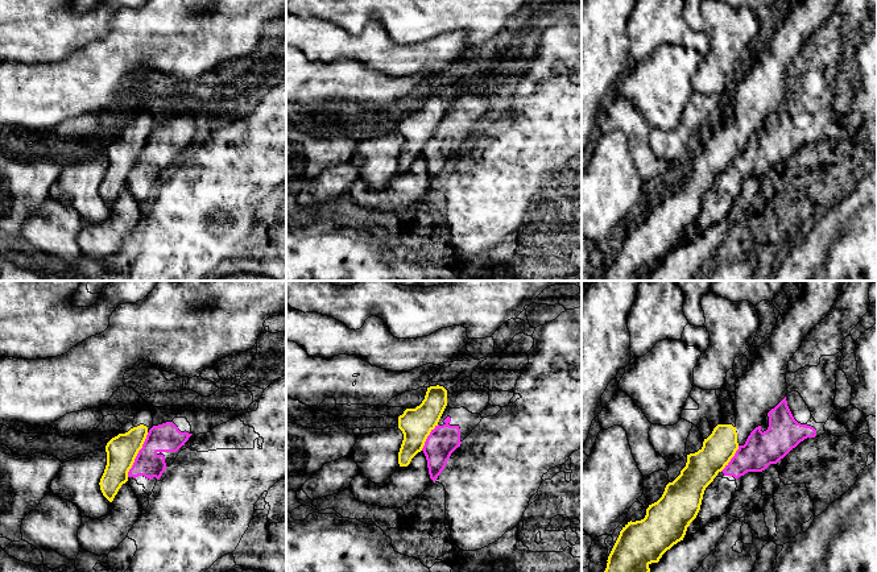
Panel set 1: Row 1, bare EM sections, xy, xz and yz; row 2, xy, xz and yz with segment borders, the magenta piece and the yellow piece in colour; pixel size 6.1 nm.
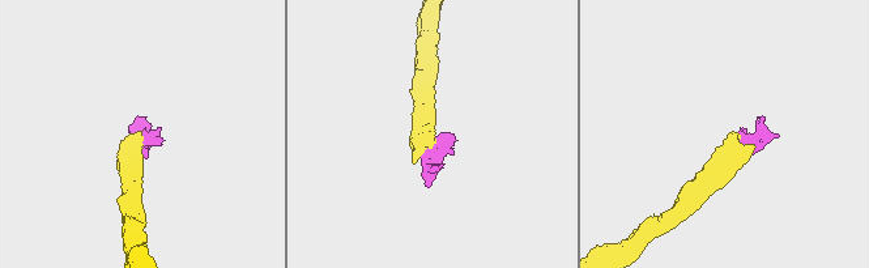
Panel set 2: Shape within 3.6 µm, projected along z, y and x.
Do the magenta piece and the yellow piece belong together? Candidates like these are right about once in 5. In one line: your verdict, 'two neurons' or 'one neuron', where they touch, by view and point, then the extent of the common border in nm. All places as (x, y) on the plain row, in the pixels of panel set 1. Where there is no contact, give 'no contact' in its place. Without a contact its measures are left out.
two neurons | xy (137, 160) | 300 nm

